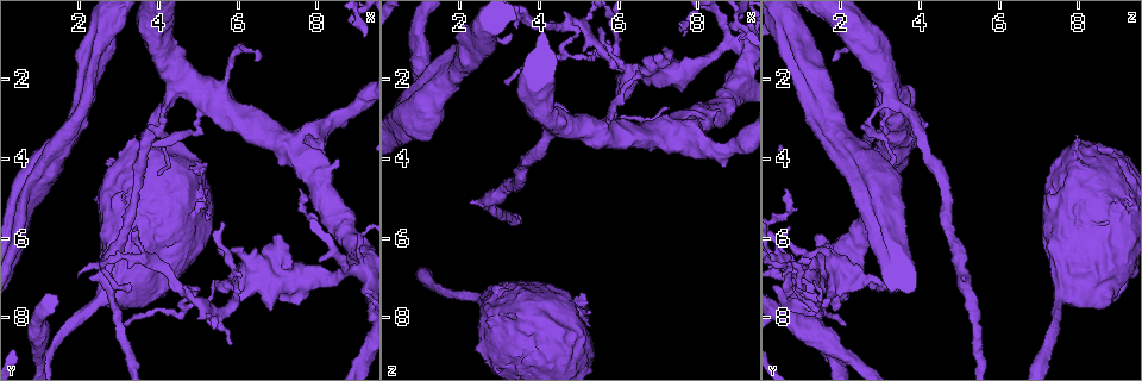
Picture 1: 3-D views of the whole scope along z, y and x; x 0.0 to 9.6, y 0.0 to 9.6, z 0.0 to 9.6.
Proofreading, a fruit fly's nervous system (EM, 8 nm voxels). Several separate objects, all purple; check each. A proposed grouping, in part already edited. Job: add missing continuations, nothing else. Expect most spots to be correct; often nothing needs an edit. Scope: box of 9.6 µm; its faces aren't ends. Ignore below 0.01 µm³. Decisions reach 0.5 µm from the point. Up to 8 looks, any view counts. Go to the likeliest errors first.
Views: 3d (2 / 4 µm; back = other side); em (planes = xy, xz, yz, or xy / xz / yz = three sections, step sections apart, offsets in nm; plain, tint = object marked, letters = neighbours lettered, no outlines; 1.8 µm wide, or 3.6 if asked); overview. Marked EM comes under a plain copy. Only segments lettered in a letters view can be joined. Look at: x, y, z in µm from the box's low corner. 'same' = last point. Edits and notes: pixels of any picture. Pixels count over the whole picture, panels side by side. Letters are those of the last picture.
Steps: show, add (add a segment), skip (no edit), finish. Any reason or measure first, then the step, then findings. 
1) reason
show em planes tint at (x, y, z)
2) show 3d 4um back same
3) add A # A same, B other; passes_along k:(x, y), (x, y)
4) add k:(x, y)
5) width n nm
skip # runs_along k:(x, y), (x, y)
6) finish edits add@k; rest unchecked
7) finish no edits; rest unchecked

an open end
show 3d 4um at (5.25, 4.15, 7.55)

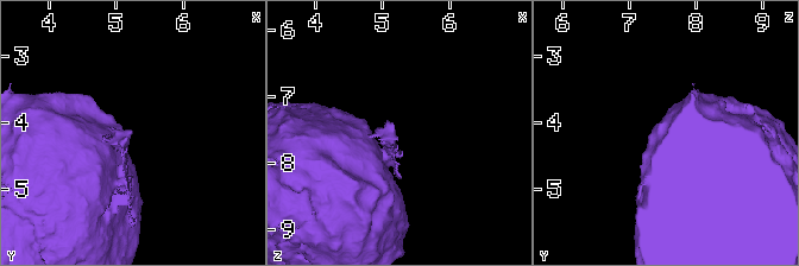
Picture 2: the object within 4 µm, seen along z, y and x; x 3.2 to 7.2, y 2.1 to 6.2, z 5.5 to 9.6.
show em planes letters at (5.20, 4.10, 7.60)

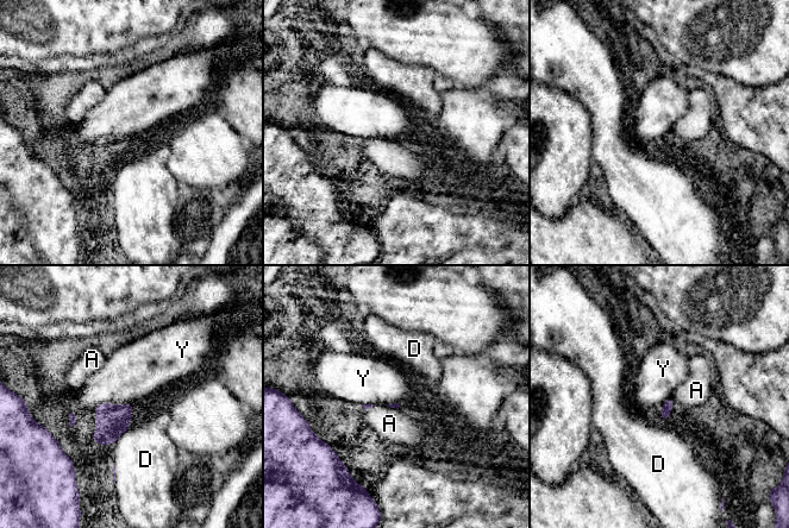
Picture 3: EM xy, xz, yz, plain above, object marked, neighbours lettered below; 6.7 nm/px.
skip # A other, D other, Y other; border 3:(132, 402), (100, 403), (93, 410); none of them fits

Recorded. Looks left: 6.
thin neck
show em 3.6um yz step 8 tint at (5.40, 2.20, 3.25)

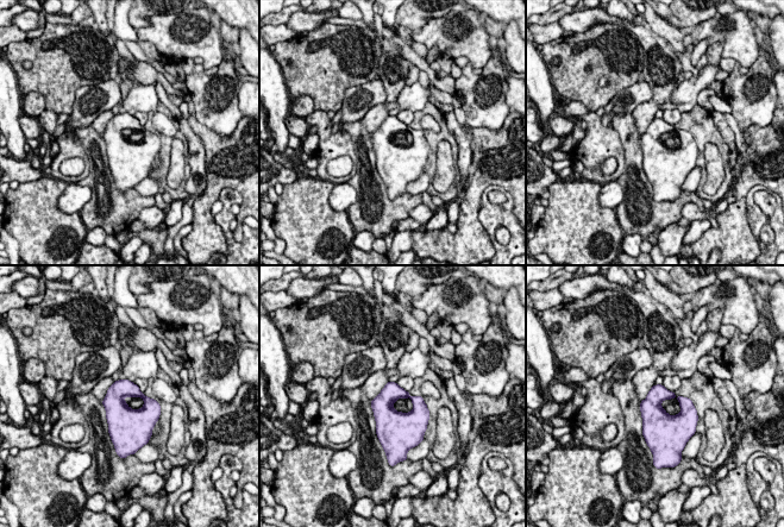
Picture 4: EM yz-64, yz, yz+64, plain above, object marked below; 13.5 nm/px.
show em 3.6um planes letters same

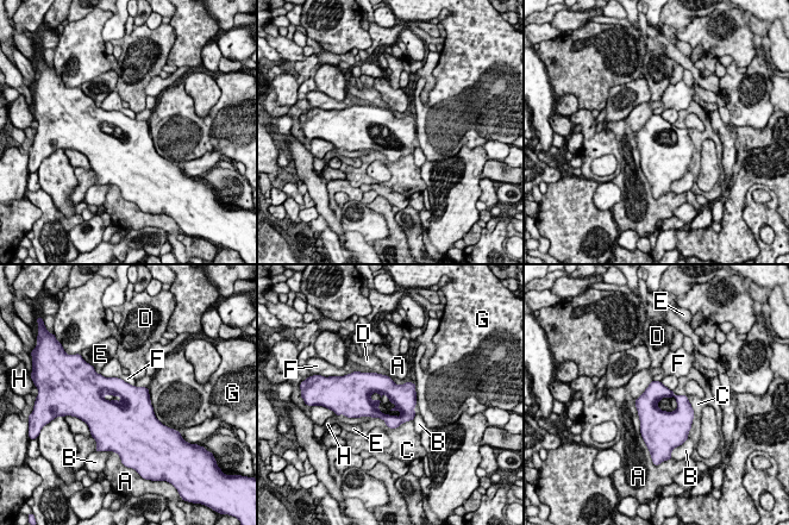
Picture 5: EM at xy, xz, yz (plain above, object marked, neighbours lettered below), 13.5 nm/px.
width 280 nm
skip # A other, B other, C other, D other, E other, F other, G other, H other; border 5:(373, 370), (399, 385), (406, 382); no lettered segment goes on from it

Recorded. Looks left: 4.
closes a loop
show 3d 2um at (4.05, 3.25, 2.70)

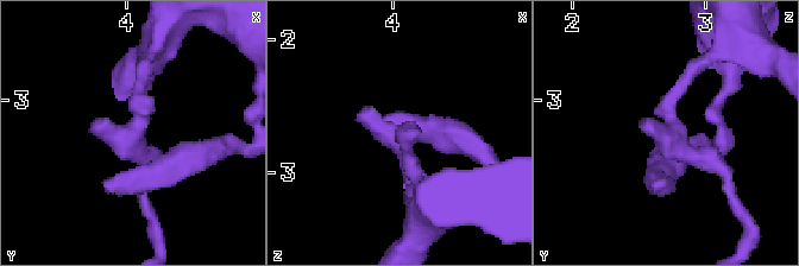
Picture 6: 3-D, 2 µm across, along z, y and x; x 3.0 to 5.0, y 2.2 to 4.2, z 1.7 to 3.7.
show em 3.6um yz step 8 tint at (4.06, 3.30, 2.78)

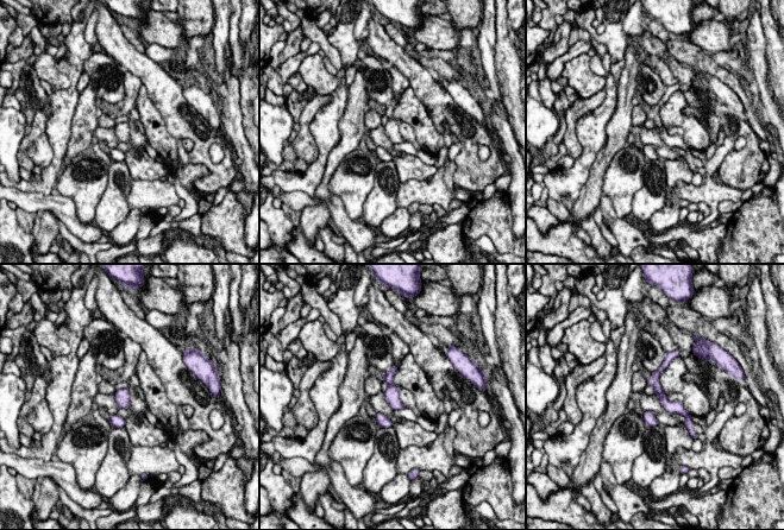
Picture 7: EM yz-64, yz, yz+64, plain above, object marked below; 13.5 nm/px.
show em 3.6um planes letters same

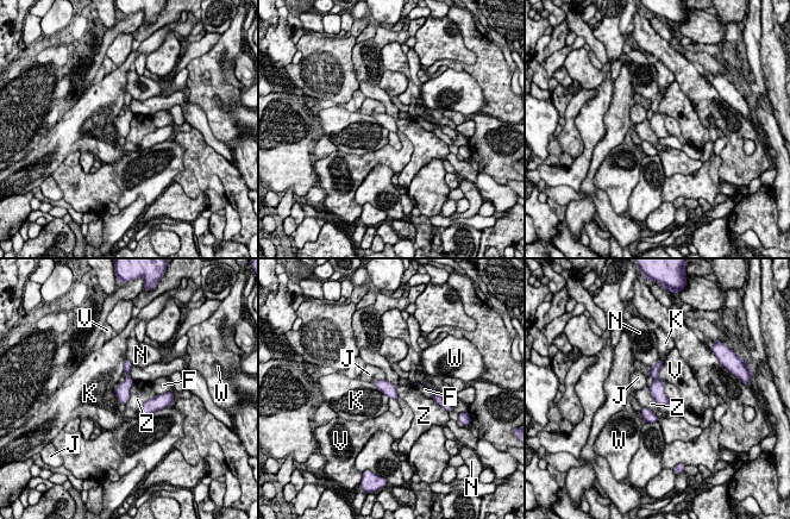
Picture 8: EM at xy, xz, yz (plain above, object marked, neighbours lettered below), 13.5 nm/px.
longest_contact Z 380 nm
skip # F other, J other, K other, N other, V other, W other, Z other; border 8:(156, 395), (143, 404), (137, 416); none of them fits

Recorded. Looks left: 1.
finish no edits; rest unchecked

